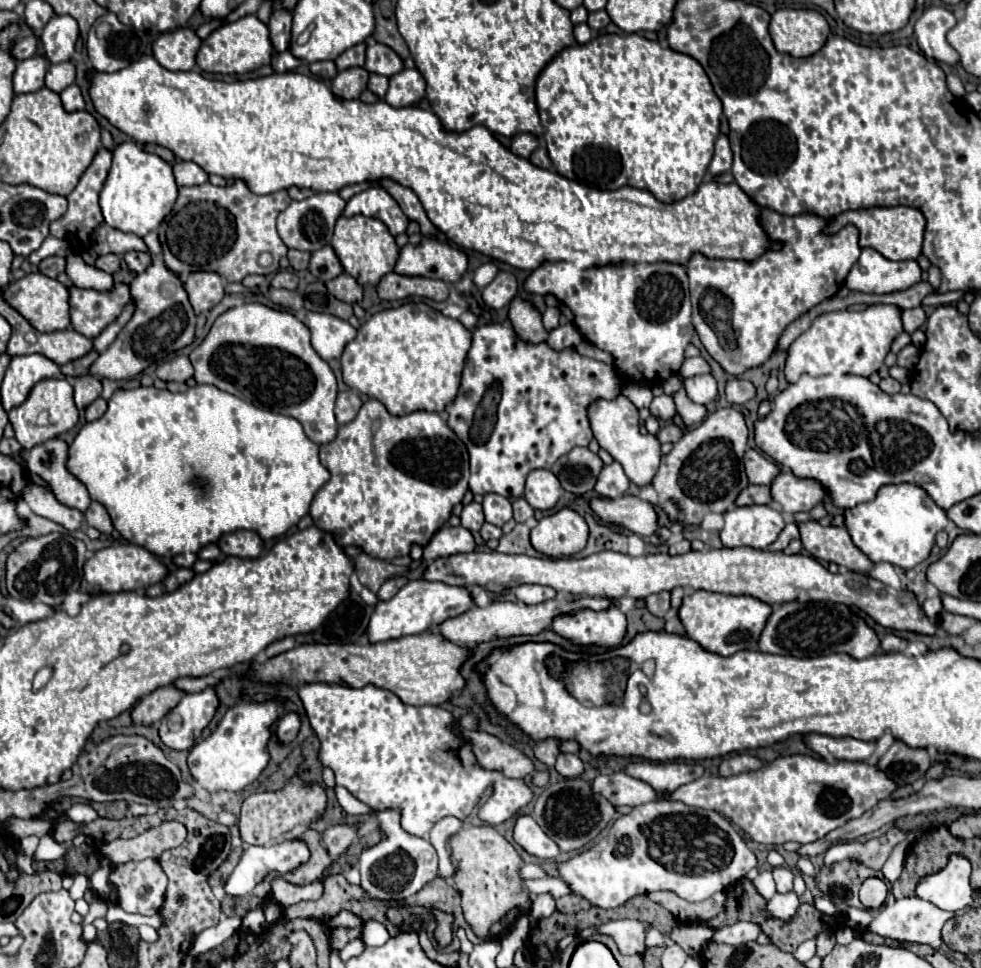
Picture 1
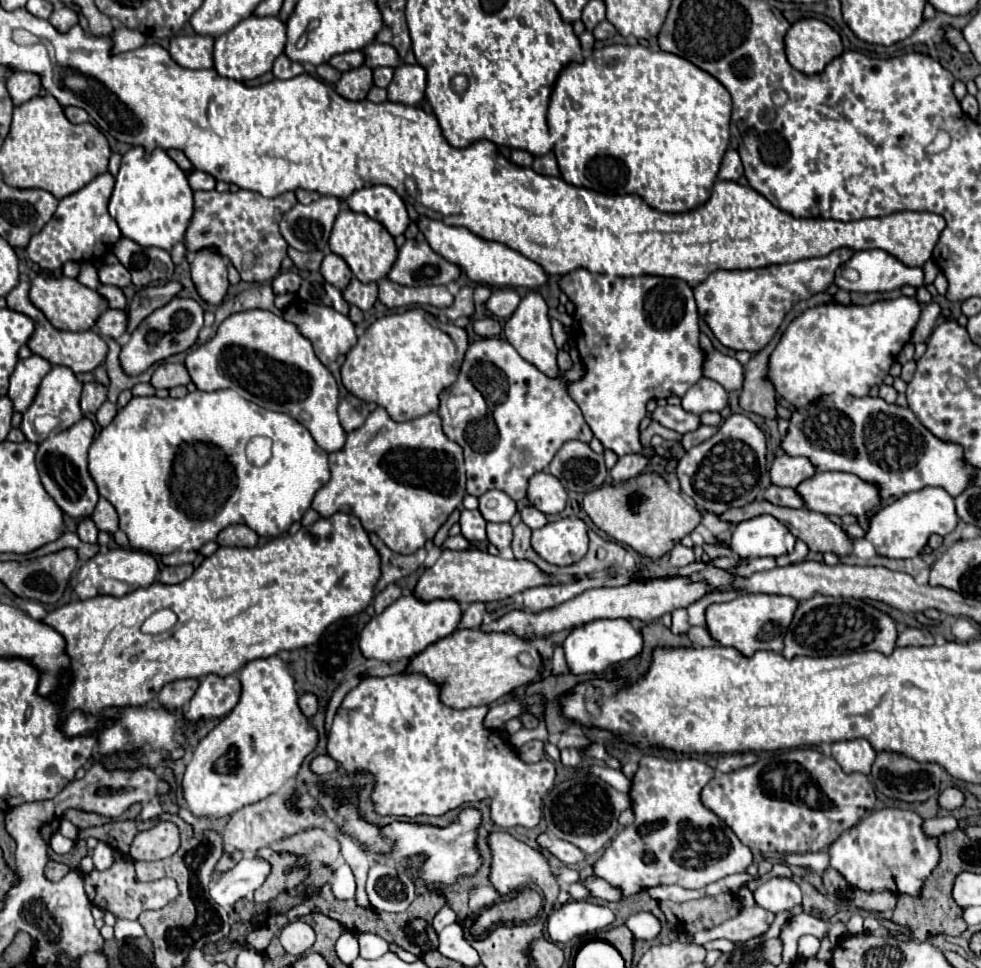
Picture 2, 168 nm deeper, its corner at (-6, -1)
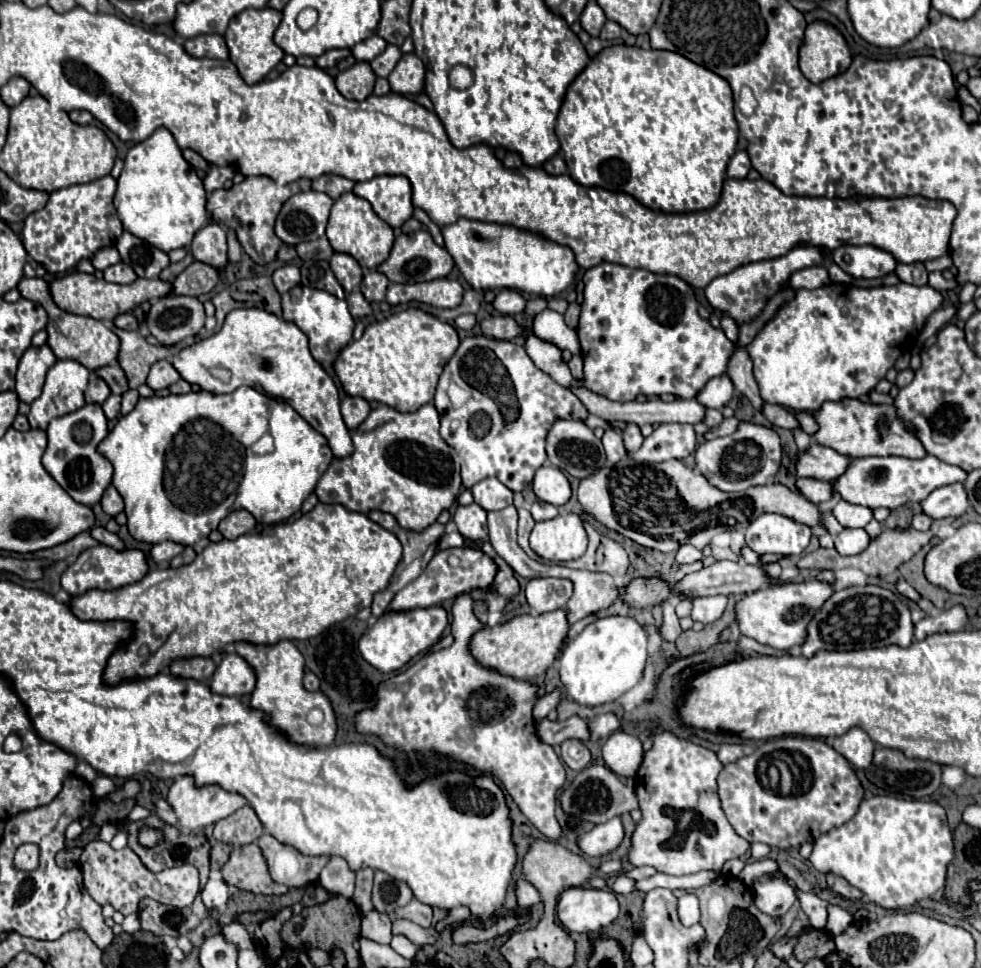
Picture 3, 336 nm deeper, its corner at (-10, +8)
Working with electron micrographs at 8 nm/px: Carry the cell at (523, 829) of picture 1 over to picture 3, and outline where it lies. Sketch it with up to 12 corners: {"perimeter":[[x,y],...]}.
{"perimeter":[[615,816],[603,826],[579,838],[589,856],[613,852],[625,838],[621,818]]}

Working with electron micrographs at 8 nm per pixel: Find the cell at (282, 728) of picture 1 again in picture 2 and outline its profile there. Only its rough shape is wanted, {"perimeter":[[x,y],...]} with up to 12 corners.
{"perimeter":[[299,697],[299,707],[307,719],[317,713],[317,697]]}

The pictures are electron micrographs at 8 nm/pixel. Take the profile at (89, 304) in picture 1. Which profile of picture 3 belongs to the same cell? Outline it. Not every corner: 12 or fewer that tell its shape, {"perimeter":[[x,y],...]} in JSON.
{"perimeter":[[133,314],[115,318],[115,326],[123,330],[139,330],[139,320]]}

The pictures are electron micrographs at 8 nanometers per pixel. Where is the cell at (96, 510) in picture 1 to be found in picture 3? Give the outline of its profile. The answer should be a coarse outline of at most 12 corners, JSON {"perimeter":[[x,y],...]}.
{"perimeter":[[109,486],[101,506],[109,516],[123,512],[123,498]]}

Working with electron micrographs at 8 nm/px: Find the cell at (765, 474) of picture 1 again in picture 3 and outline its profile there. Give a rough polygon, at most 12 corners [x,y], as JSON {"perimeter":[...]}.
{"perimeter":[[811,444],[799,454],[797,476],[833,482],[851,456]]}

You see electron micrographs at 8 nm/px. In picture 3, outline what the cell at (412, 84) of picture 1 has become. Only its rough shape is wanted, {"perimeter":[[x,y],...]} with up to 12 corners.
{"perimeter":[[403,54],[389,74],[397,94],[419,94],[425,82],[425,64]]}

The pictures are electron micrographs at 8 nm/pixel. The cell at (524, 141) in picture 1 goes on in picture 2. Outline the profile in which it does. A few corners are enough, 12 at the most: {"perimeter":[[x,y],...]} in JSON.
{"perimeter":[[523,149],[511,151],[511,163],[531,167],[533,155]]}

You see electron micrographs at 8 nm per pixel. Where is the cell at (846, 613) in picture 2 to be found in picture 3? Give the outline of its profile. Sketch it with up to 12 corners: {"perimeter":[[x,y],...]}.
{"perimeter":[[881,586],[837,590],[801,654],[909,646],[911,612]]}

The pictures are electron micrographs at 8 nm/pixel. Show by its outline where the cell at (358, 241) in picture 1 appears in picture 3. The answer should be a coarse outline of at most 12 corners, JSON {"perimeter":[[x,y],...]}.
{"perimeter":[[353,192],[333,202],[327,238],[361,268],[387,260],[391,226]]}

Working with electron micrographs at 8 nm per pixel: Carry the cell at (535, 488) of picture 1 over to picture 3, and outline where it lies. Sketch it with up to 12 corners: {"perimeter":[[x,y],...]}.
{"perimeter":[[541,466],[533,492],[541,502],[563,506],[571,498],[565,474]]}

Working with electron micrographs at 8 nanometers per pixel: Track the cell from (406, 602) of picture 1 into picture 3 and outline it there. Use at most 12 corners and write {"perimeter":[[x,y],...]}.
{"perimeter":[[441,606],[389,612],[359,640],[365,662],[397,672],[447,626]]}

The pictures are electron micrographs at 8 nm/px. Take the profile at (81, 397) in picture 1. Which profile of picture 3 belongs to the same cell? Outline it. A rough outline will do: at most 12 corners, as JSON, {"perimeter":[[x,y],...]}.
{"perimeter":[[91,380],[87,404],[103,404],[111,390],[105,380]]}

